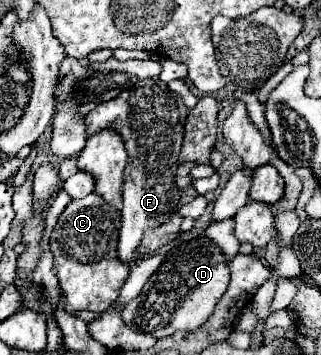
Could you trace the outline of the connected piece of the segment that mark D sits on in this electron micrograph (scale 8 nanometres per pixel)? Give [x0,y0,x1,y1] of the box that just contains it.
[122,235,230,339]

